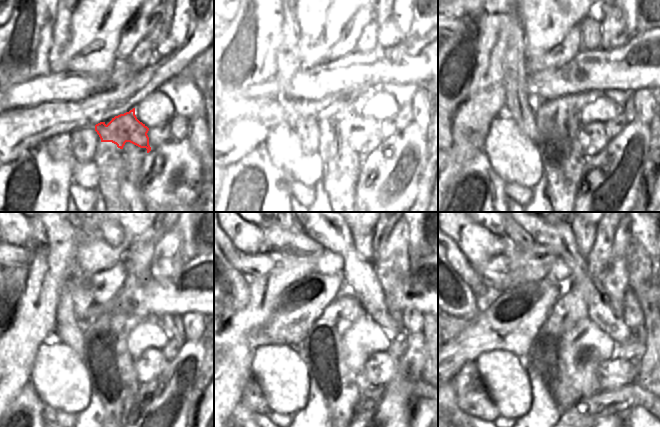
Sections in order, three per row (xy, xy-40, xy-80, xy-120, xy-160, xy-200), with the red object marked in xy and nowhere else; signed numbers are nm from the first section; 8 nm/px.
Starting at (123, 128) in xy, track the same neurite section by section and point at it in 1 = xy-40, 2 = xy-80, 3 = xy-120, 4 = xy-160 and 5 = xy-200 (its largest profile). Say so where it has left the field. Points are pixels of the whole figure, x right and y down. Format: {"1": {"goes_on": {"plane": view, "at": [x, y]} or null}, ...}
{"1": {"goes_on": {"plane": "xy-40", "at": [352, 133]}}, "2": {"goes_on": {"plane": "xy-80", "at": [591, 139]}}, "3": {"goes_on": {"plane": "xy-120", "at": [150, 365]}}, "4": {"goes_on": {"plane": "xy-160", "at": [380, 369]}}, "5": {"goes_on": {"plane": "xy-200", "at": [615, 373]}}}

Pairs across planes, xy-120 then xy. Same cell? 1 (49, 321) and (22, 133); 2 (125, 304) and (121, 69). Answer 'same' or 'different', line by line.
1: different
2: same

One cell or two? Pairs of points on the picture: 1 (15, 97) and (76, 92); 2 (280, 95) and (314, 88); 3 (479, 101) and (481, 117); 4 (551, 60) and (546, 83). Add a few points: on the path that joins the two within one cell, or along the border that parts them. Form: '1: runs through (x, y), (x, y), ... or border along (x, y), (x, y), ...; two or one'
1: runs through (30, 94), (36, 92), (61, 92); one
2: runs through (288, 88), (306, 88); one
3: border along (468, 95), (468, 101), (474, 107), (504, 108); two
4: border along (566, 64), (528, 73); two

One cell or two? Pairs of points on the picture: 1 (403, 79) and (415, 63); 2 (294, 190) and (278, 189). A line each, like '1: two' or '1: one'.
1: one
2: two

